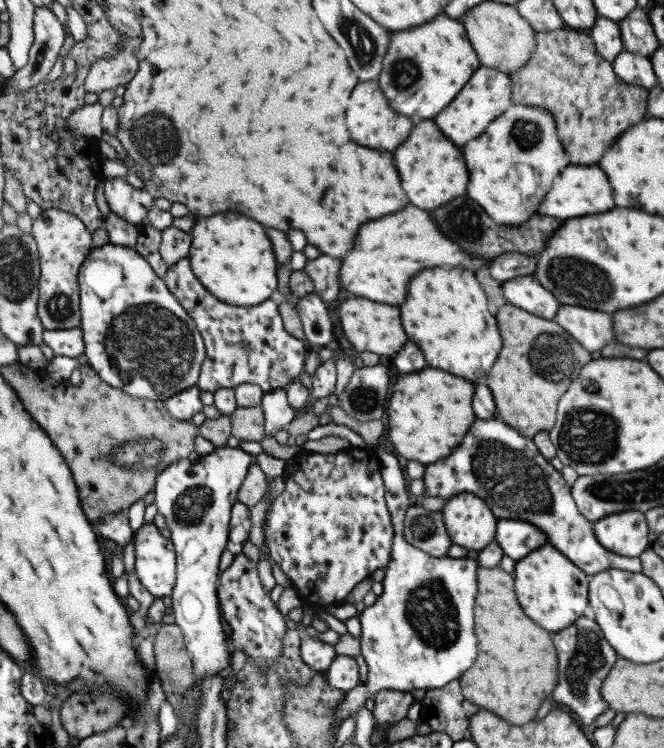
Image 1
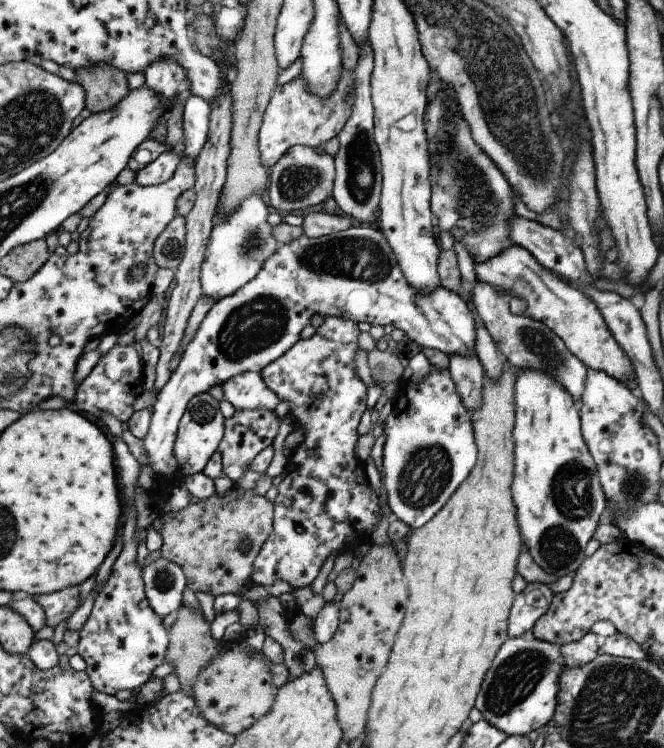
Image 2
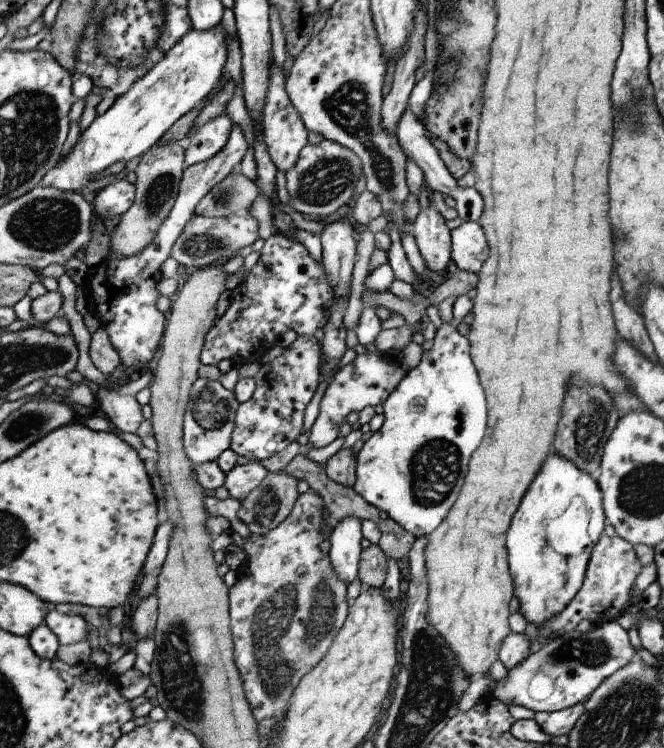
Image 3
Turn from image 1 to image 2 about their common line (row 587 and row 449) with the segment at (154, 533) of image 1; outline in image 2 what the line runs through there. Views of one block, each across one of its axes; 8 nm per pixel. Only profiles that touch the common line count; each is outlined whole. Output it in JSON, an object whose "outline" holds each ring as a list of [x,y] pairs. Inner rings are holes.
{"outline":[[[351,226],[345,232],[319,240],[303,234],[293,244],[283,244],[253,282],[209,310],[195,338],[185,348],[179,368],[157,394],[151,408],[151,430],[143,440],[149,474],[153,478],[159,478],[159,474],[171,478],[181,470],[175,444],[181,420],[187,416],[193,398],[245,372],[263,372],[299,344],[301,332],[313,314],[349,318],[357,324],[369,322],[371,326],[393,324],[395,330],[405,332],[405,342],[411,346],[433,348],[447,354],[447,358],[475,356],[477,324],[469,304],[447,288],[437,288],[431,294],[419,294],[411,288],[379,228]]]}

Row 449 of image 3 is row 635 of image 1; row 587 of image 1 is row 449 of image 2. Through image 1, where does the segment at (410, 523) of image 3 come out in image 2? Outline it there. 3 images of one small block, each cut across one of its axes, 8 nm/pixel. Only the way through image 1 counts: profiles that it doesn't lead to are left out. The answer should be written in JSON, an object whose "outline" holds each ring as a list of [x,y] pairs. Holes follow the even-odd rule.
{"outline":[[[431,368],[431,374],[417,384],[409,384],[399,380],[401,390],[399,398],[395,398],[393,414],[385,420],[385,444],[383,444],[383,484],[387,492],[389,510],[397,516],[397,520],[405,522],[409,528],[421,528],[453,494],[453,490],[467,480],[469,472],[477,464],[477,446],[473,436],[473,422],[463,406],[463,400],[455,392],[455,384],[449,376],[449,370],[437,372]]]}

